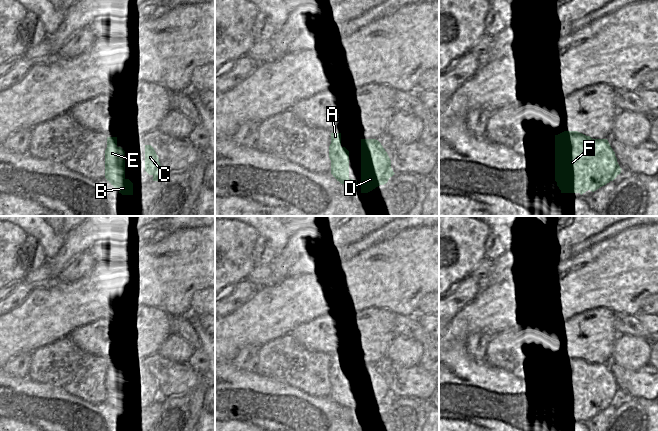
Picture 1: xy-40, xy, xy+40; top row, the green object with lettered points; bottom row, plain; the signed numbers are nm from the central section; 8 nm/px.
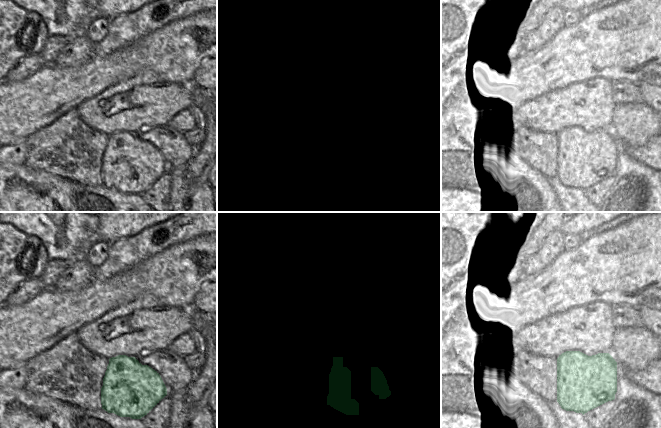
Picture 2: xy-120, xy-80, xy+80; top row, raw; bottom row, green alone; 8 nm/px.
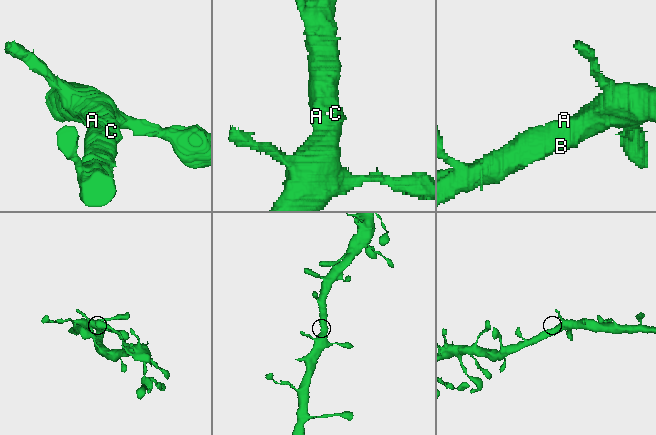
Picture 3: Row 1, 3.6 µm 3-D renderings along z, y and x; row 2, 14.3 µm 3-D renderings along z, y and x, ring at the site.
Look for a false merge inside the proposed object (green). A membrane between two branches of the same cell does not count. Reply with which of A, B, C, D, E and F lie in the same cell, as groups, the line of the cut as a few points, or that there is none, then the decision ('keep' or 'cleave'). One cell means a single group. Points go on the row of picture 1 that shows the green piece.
A B C D E F | no cut | keep

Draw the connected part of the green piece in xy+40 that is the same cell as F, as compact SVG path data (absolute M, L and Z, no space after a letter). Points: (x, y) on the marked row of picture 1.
M578 131L555 135L555 181L561 193L594 192L621 170L607 139L592 139Z

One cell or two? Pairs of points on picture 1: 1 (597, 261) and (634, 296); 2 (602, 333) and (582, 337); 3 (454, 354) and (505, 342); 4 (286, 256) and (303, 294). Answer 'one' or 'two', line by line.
1: one
2: one
3: two
4: two

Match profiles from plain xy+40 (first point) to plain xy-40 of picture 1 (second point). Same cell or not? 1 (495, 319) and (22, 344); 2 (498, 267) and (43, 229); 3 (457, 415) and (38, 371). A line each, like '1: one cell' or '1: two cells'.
1: one cell
2: two cells
3: two cells

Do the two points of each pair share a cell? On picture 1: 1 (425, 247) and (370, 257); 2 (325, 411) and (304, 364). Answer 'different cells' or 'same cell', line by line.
1: same cell
2: different cells

